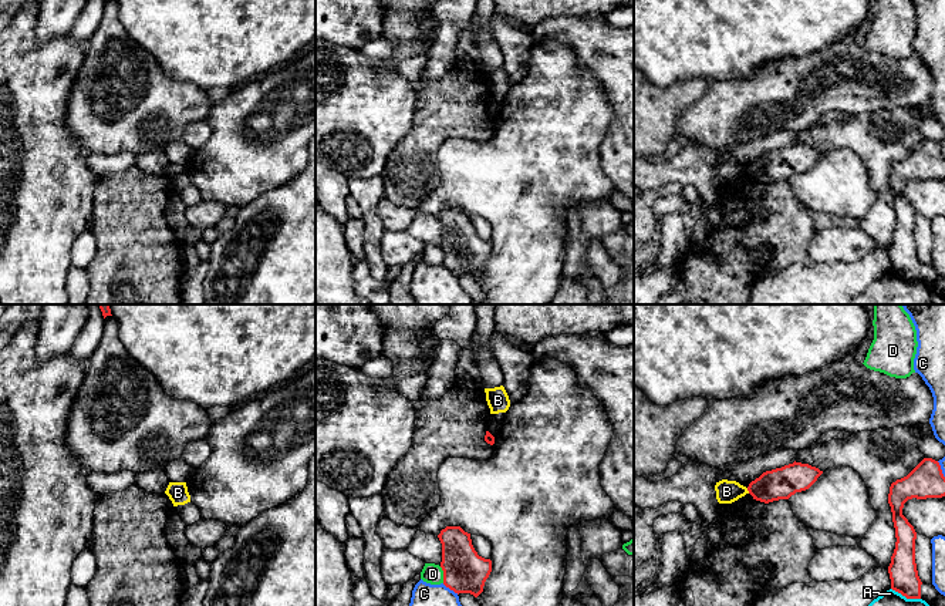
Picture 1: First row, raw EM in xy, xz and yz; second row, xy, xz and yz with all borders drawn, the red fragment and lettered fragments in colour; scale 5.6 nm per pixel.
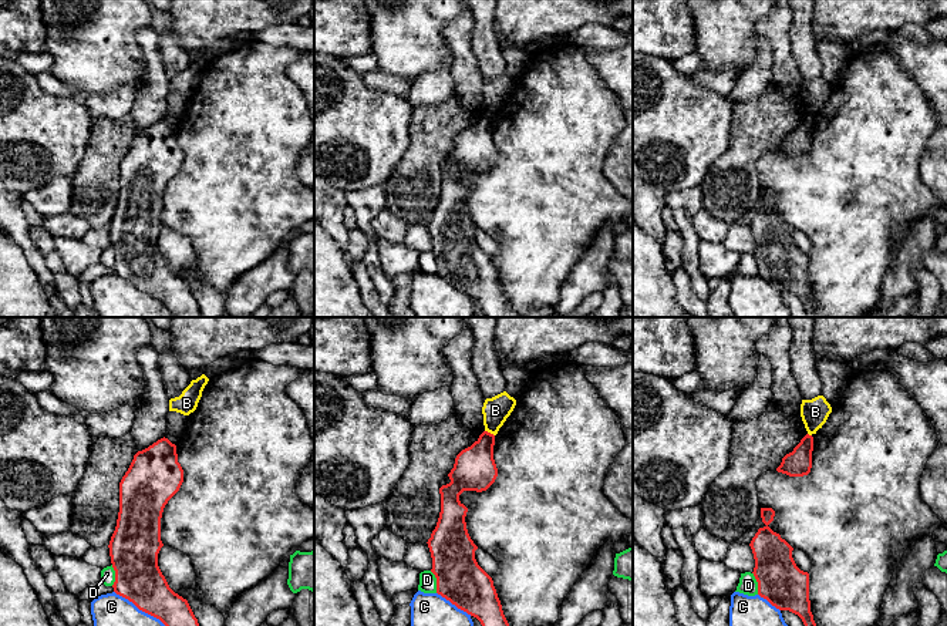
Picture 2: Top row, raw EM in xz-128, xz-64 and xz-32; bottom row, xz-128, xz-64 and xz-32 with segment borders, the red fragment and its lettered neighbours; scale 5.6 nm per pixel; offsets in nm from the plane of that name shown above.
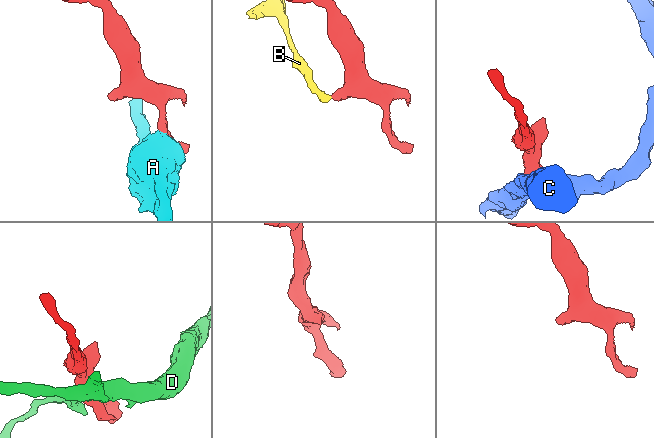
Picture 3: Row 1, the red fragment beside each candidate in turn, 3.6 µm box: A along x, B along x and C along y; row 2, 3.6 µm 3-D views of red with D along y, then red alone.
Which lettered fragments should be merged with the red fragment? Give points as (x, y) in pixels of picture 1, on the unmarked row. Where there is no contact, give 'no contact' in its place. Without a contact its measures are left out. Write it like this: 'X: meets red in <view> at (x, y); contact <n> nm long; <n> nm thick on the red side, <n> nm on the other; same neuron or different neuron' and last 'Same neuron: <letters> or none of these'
A: meets red in yz at (905, 278); contact 180 nm long; 160 nm thick on the red side, 320 nm on the other; different neuron
B: meets red in yz at (748, 171); contact 40 nm long; 180 nm thick on the red side, 130 nm on the other; different neuron
C: meets red in xz at (451, 270); contact 110 nm long; 240 nm thick on the red side, 300 nm on the other; different neuron
D: meets red in xz at (444, 256); contact 100 nm long; 240 nm thick on the red side, 120 nm on the other; different neuron
Same neuron: none of these

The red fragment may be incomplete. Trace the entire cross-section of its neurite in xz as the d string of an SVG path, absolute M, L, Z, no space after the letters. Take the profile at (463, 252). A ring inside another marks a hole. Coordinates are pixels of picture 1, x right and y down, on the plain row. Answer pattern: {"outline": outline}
{"outline": "M446 208L438 219L442 225L443 266L458 276L477 279L492 253L492 242L477 236L470 215L460 208Z"}

